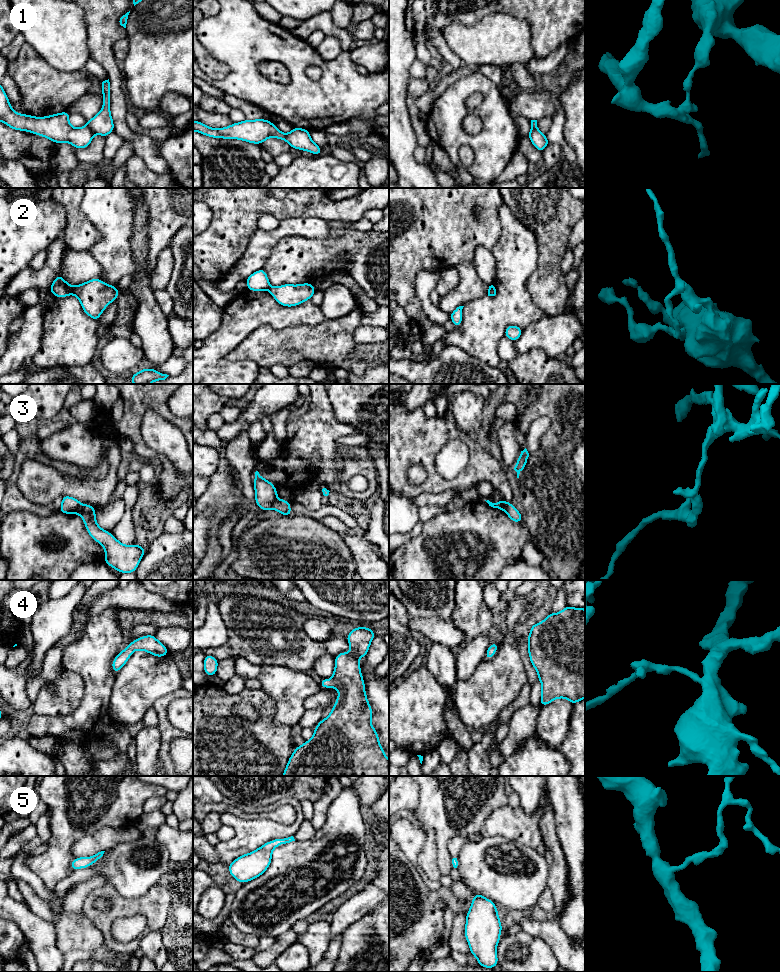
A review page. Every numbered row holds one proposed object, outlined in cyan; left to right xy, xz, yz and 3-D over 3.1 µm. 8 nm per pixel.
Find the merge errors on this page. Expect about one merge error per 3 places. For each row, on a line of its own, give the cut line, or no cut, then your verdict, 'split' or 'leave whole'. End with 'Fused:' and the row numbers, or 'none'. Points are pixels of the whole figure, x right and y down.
1: xy (86, 125), (93, 134) | split
2: xy (74, 287), (72, 293) | split
3: xy (80, 503), (74, 512) | split
4: no cut | leave whole
5: no cut | leave whole
Fused: 1, 2, 3

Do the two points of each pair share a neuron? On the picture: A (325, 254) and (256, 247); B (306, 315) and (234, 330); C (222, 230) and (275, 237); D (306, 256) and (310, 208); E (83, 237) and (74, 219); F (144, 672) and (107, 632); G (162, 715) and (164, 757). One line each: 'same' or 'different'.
A: different
B: same
C: different
D: different
E: same
F: different
G: same

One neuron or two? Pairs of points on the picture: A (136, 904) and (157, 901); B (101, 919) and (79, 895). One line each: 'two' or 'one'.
A: one
B: two

